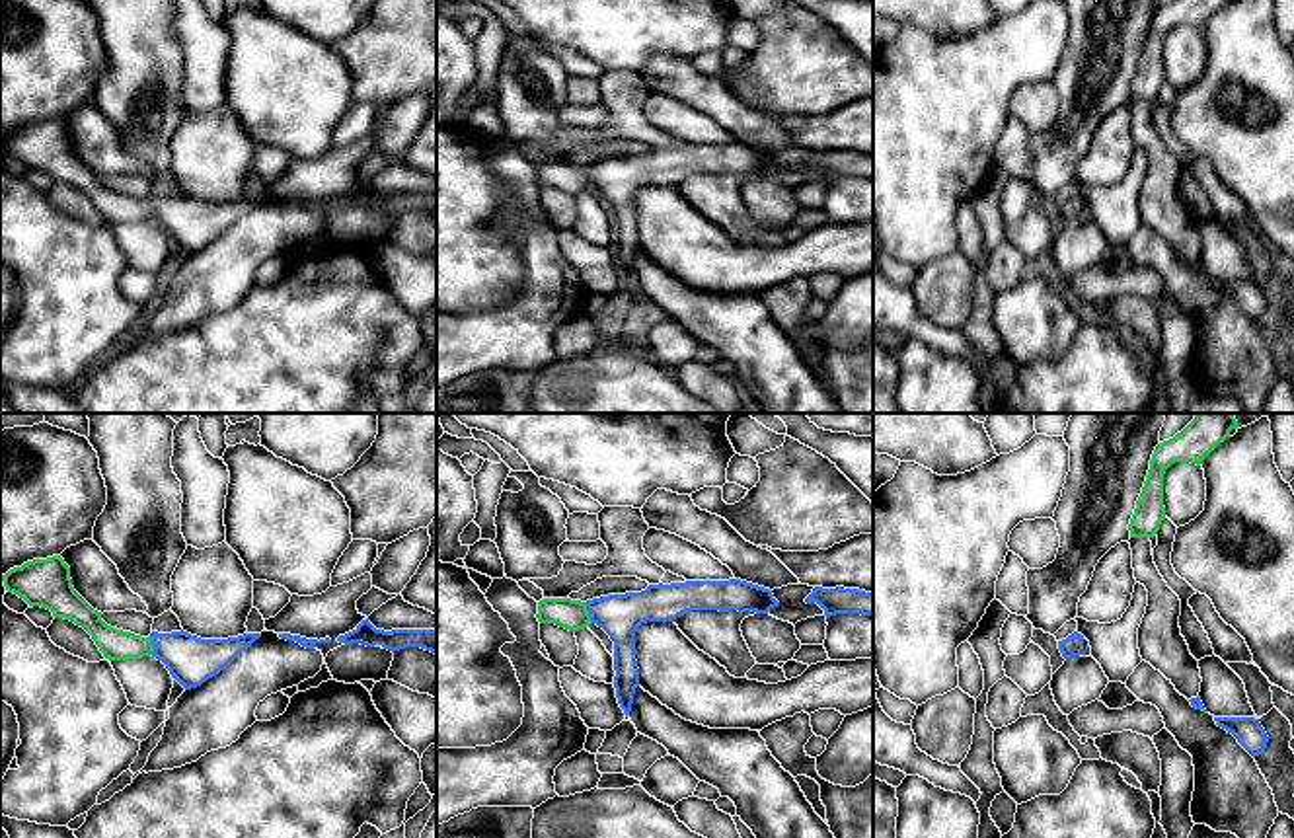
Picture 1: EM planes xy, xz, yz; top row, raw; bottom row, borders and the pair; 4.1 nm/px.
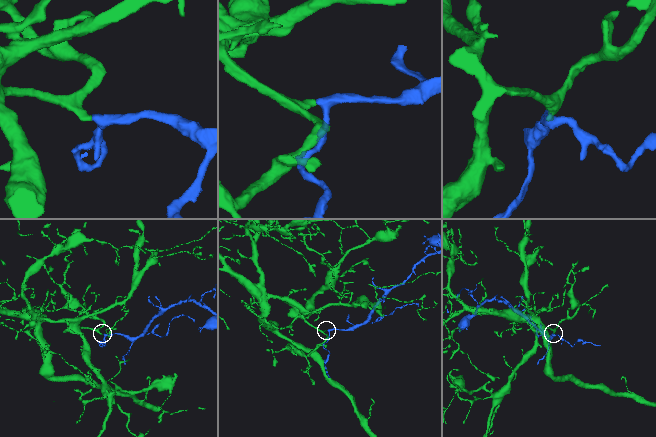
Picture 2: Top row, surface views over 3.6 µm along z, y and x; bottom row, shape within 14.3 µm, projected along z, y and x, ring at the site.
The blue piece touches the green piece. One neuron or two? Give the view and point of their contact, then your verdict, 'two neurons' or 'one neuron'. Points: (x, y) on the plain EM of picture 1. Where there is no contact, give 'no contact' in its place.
meets blue in xz at (589, 176); one neuron

